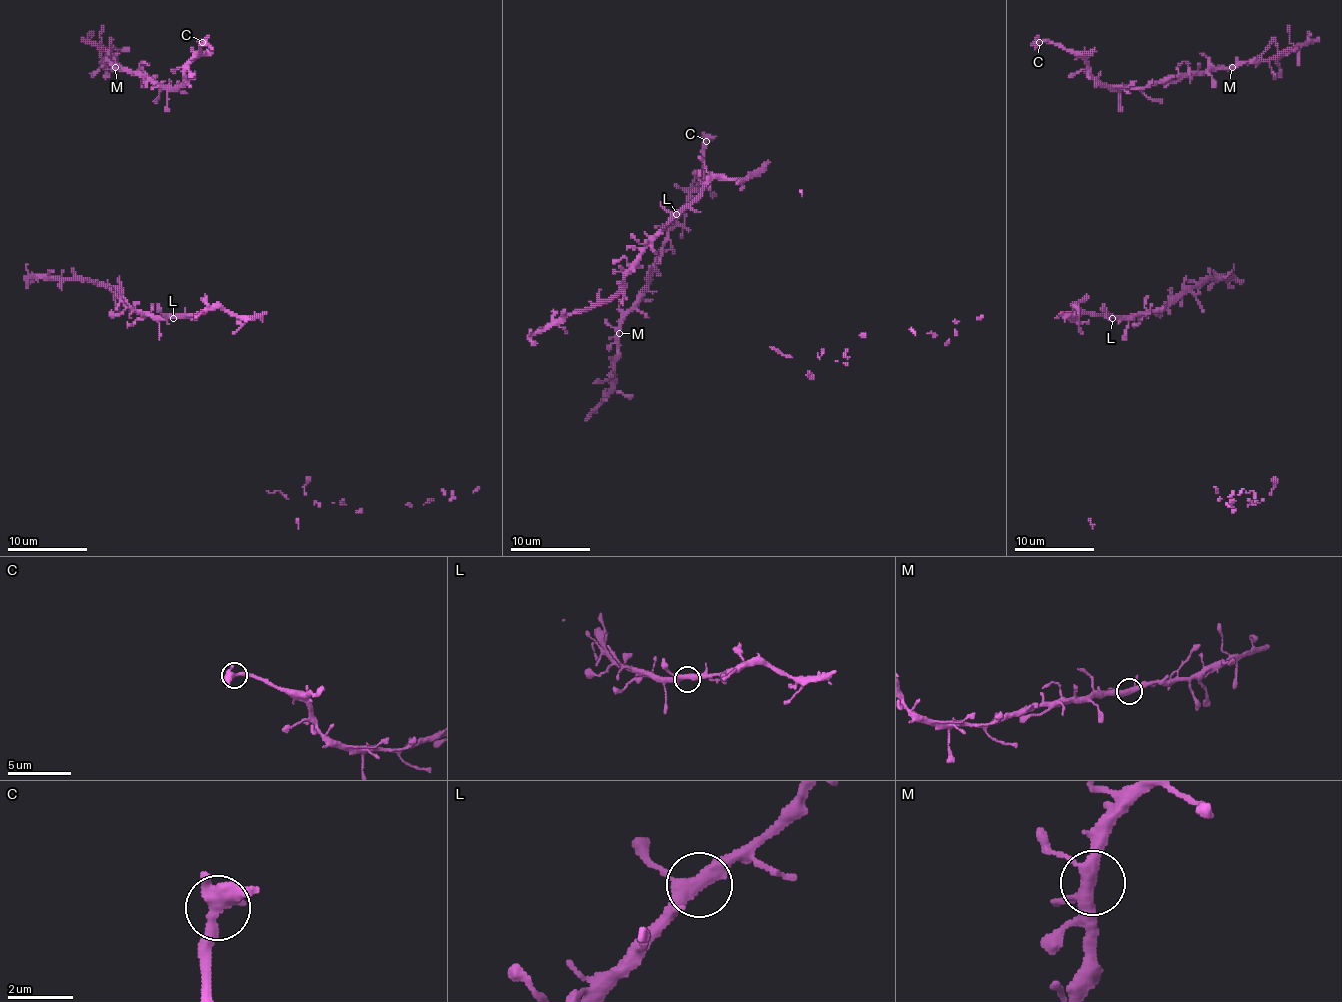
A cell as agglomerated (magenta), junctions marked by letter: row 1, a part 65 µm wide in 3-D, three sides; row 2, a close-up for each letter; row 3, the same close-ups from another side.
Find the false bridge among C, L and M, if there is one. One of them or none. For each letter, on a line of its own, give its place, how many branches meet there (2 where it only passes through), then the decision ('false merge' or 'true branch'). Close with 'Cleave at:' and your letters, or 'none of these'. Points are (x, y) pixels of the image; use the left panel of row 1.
C: place (202, 42); branches 4; true branch
L: place (173, 318); branches 4; true branch
M: place (115, 67); branches 4; true branch
Cleave at: none of these

